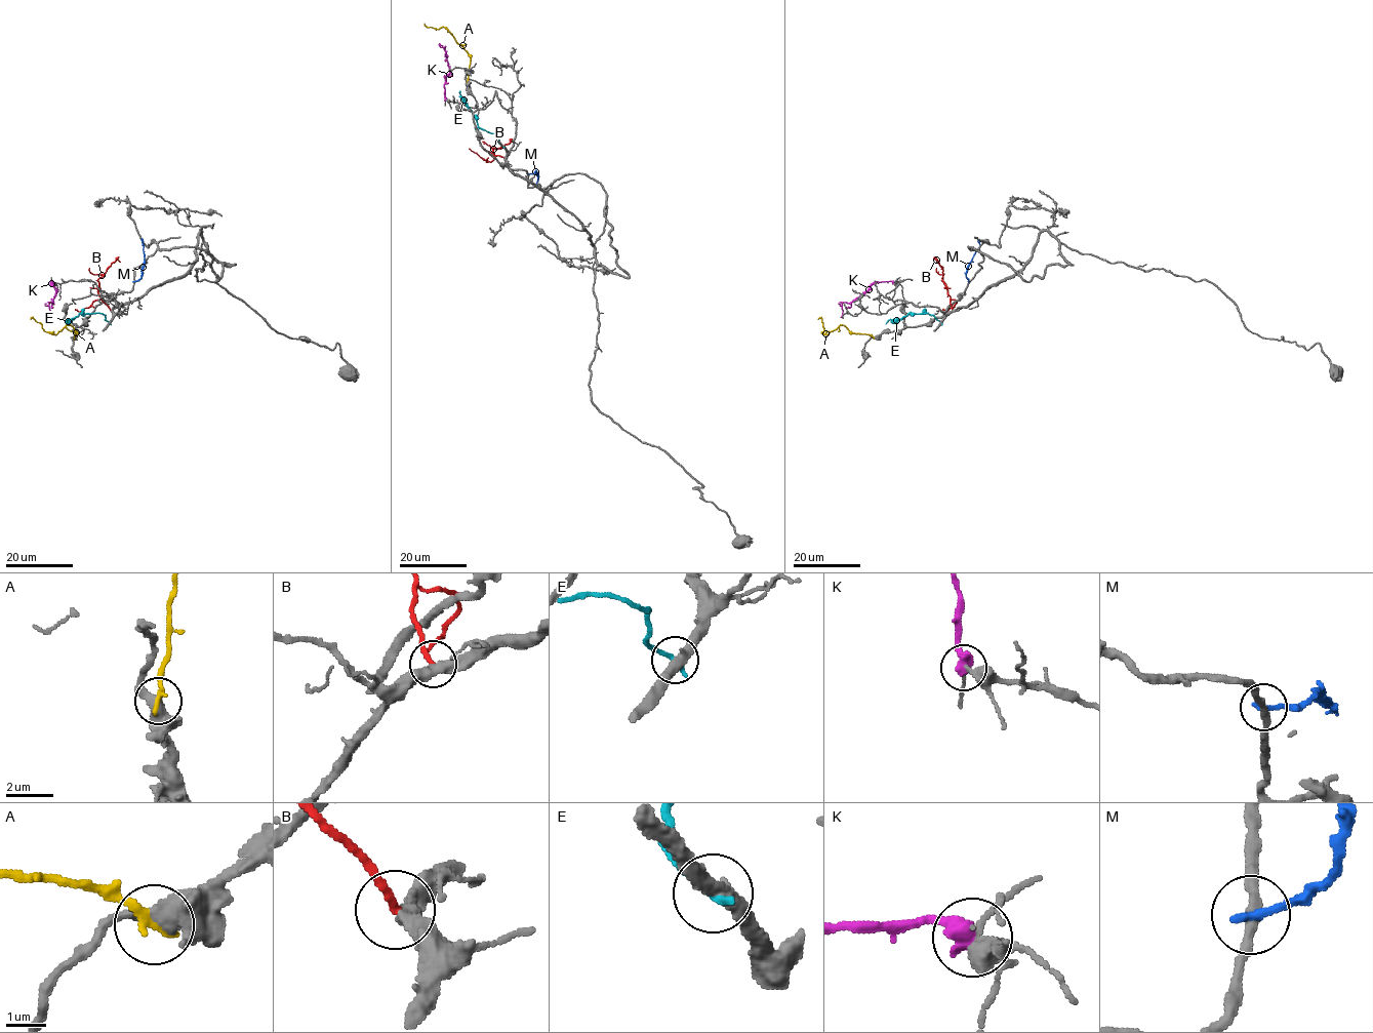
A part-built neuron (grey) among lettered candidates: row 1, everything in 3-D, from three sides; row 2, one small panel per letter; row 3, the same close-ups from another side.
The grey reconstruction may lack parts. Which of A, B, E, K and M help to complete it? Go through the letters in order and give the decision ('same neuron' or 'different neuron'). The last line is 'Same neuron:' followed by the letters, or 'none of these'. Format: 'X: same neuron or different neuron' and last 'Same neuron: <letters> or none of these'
A: different neuron
B: same neuron
E: different neuron
K: different neuron
M: different neuron
Same neuron: B

